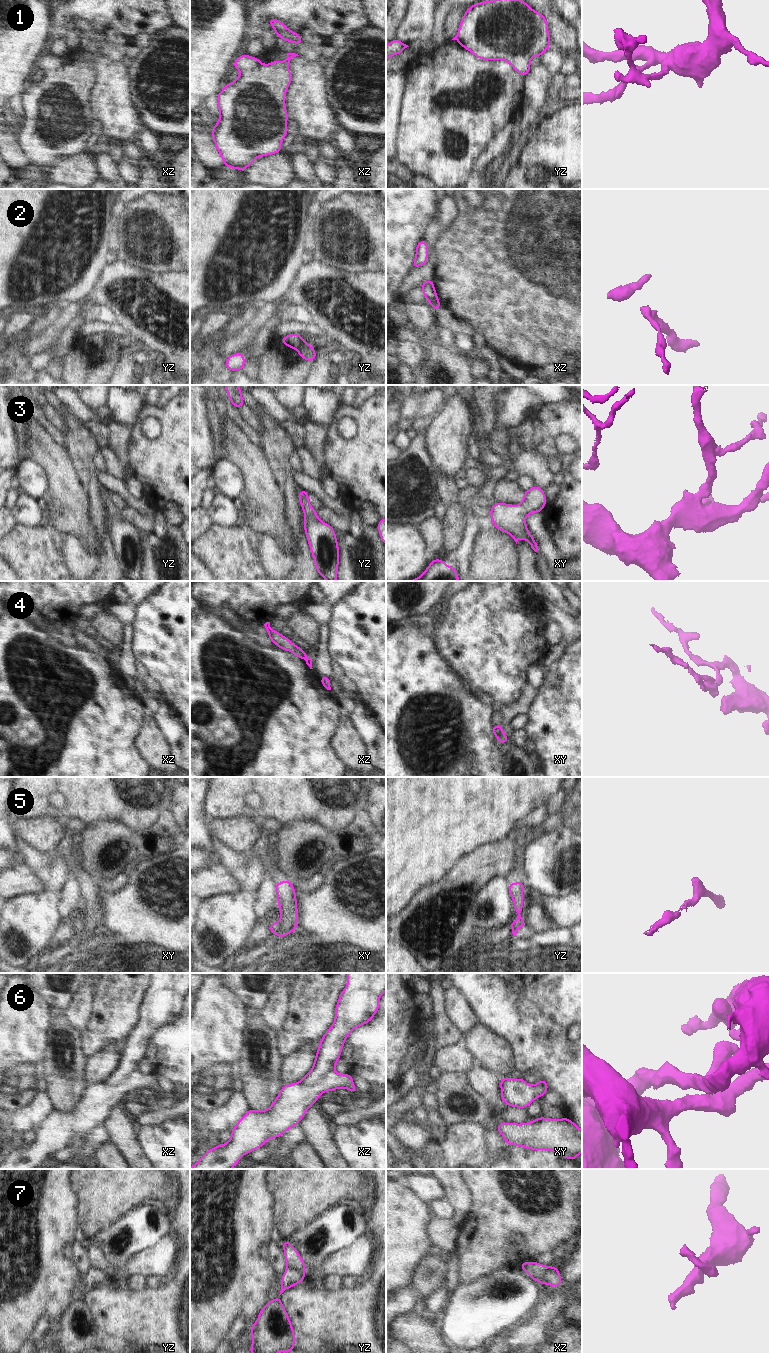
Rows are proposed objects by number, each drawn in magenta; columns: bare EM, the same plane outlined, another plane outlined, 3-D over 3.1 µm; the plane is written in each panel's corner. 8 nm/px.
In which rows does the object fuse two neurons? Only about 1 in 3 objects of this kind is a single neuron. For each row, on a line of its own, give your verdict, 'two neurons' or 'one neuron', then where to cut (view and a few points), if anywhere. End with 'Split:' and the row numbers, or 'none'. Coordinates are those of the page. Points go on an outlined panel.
1: one neuron; no cut
2: two neurons; cut in yz along (305, 341), (297, 350)
3: one neuron; no cut
4: two neurons; cut in xy along (501, 732), (496, 735)
5: two neurons; cut in xy along (280, 923), (278, 935)
6: one neuron; no cut
7: two neurons; cut in xz along (550, 1267), (537, 1279), (533, 1279)
Split: 2, 4, 5, 7

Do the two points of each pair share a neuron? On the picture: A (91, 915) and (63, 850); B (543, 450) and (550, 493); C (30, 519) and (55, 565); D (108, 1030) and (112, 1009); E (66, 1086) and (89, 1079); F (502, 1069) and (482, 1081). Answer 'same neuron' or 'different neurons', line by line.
A: same neuron
B: different neurons
C: different neurons
D: same neuron
E: different neurons
F: different neurons

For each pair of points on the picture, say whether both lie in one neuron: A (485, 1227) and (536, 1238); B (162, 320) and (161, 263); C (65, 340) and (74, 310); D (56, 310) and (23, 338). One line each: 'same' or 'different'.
A: same
B: different
C: different
D: same

